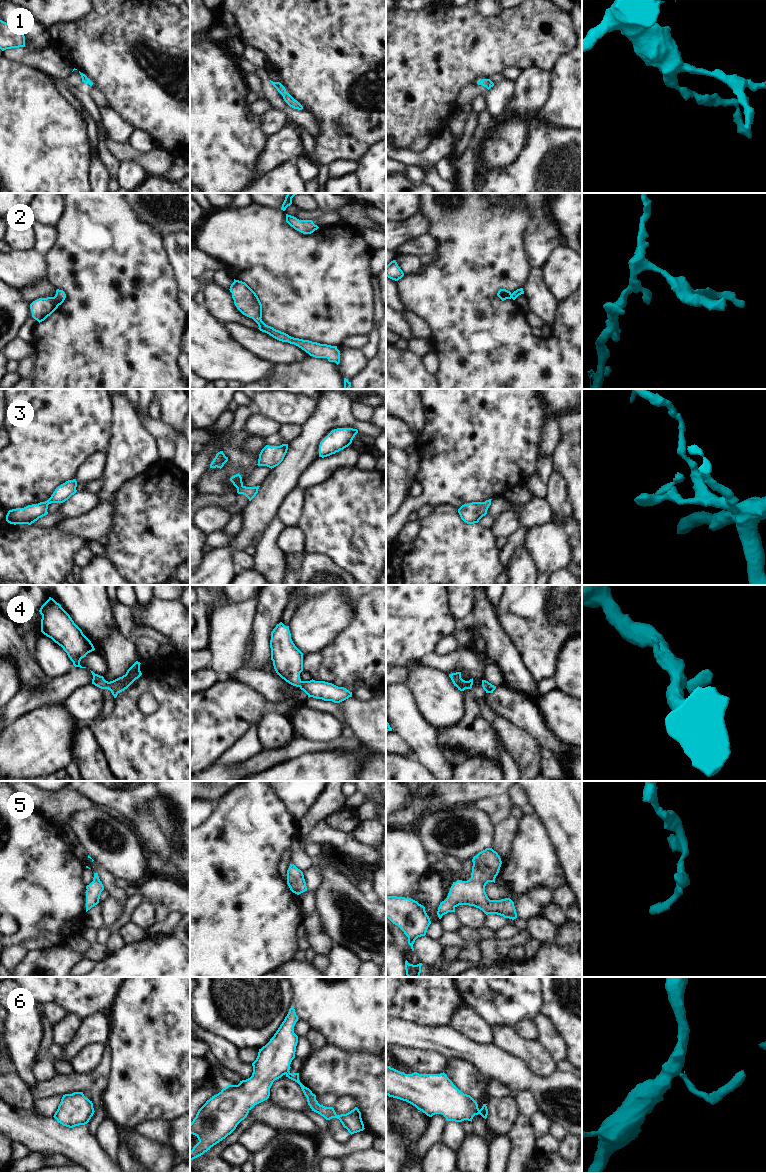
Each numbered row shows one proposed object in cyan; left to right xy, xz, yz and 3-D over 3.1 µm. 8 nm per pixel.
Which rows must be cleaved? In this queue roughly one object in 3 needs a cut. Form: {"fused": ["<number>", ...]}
{"fused": ["6"]}

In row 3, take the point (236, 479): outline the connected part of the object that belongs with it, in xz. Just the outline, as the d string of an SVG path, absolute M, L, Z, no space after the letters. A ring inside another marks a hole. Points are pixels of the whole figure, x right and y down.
M239 473L232 476L230 478L230 481L237 488L237 493L245 495L249 499L249 501L251 501L256 496L256 494L258 493L258 489L260 487L260 486L257 487L244 486L242 482L242 477Z

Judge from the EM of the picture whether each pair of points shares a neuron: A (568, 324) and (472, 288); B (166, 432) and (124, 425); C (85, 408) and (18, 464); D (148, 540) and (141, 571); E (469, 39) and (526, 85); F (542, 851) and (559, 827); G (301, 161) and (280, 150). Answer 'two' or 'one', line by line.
A: one
B: two
C: one
D: one
E: two
F: two
G: two

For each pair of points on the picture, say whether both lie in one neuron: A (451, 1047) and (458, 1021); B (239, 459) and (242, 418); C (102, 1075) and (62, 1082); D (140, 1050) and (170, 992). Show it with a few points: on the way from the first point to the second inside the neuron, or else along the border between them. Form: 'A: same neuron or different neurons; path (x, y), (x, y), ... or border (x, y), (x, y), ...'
A: different neurons; border (450, 1025), (475, 1043)
B: same neuron; path (237, 449), (239, 428)
C: same neuron; path (92, 1082), (72, 1082)
D: same neuron; path (154, 1036), (162, 1028), (170, 1006)

